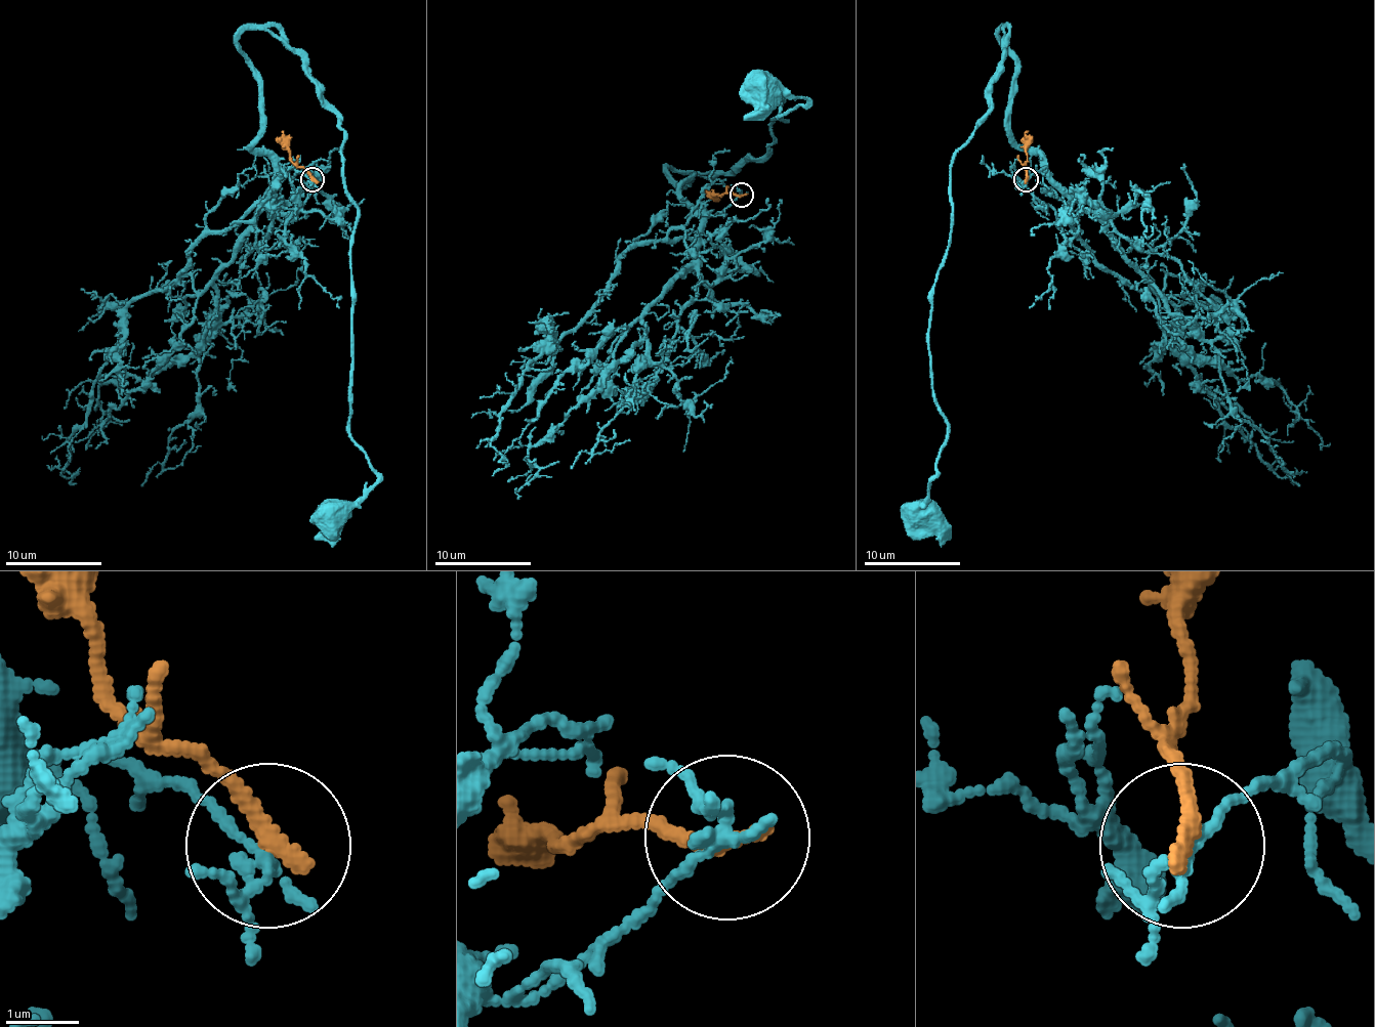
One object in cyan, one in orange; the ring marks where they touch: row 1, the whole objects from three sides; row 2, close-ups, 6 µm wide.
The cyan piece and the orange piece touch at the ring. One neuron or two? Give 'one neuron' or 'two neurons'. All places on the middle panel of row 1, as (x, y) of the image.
two neurons

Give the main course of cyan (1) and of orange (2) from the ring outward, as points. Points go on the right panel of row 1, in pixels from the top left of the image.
1: (1027, 180), (1046, 168), (1009, 127), (1002, 30), (990, 110), (951, 166), (929, 376), (947, 436), (917, 519)
2: (1027, 180), (1029, 132)

